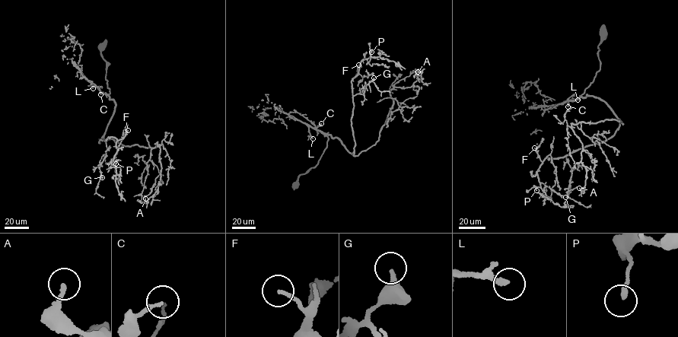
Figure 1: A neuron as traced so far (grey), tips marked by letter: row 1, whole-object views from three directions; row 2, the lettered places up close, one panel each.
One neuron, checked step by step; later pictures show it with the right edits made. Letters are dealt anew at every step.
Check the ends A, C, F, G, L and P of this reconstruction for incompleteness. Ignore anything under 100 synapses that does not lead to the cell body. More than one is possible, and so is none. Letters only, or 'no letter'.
L

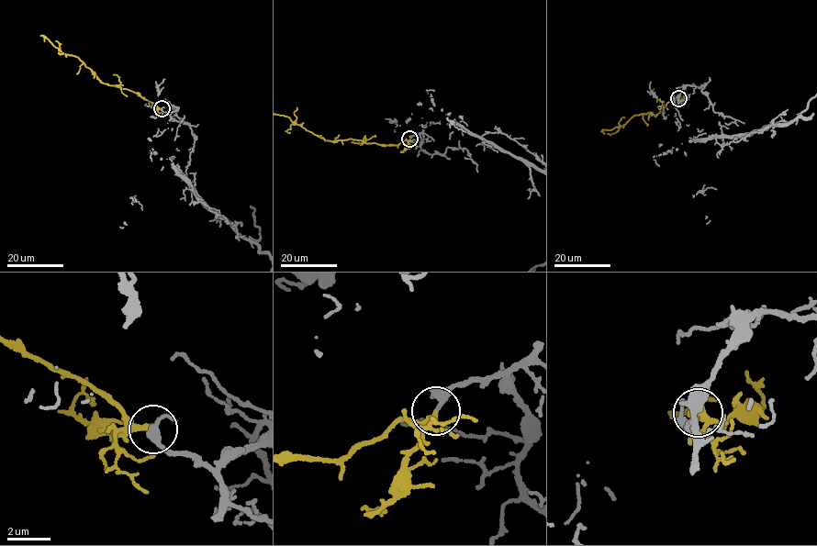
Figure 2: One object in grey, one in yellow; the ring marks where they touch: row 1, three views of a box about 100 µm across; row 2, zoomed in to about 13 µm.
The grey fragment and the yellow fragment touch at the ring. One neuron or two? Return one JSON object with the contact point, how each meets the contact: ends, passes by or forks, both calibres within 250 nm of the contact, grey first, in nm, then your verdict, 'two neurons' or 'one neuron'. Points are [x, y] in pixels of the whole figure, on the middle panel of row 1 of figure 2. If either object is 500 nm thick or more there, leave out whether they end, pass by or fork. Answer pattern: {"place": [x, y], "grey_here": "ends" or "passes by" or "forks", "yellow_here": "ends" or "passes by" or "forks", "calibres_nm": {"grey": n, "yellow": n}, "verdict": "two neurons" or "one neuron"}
{"place": [409, 139], "grey_here": "passes by", "yellow_here": "ends", "calibres_nm": {"grey": 240, "yellow": 260}, "verdict": "one neuron"}

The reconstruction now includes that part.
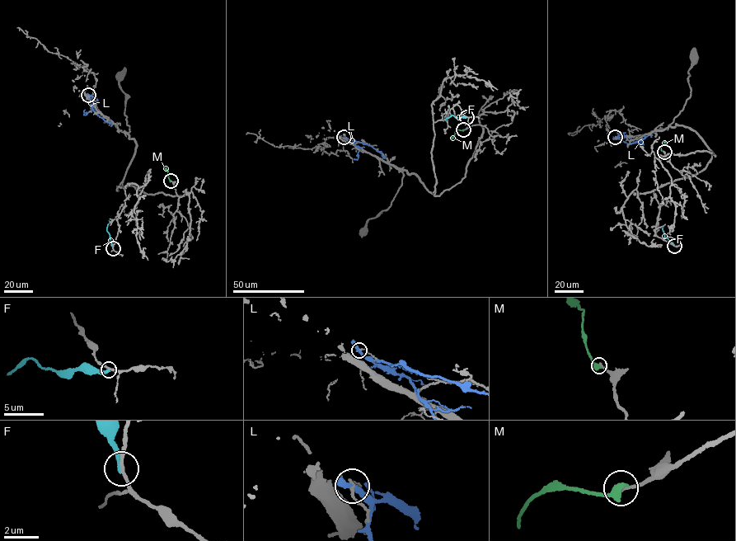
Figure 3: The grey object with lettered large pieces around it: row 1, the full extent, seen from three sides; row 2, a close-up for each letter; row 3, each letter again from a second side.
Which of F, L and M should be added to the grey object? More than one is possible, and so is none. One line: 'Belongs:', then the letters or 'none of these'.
Belongs: none of these

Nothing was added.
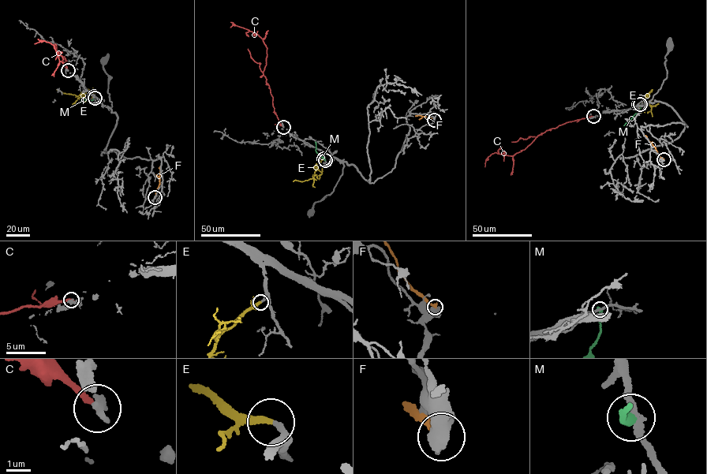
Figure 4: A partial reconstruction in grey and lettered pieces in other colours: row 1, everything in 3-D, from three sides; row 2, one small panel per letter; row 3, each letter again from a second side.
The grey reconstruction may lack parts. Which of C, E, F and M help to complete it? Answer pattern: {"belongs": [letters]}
{"belongs": ["E"]}

